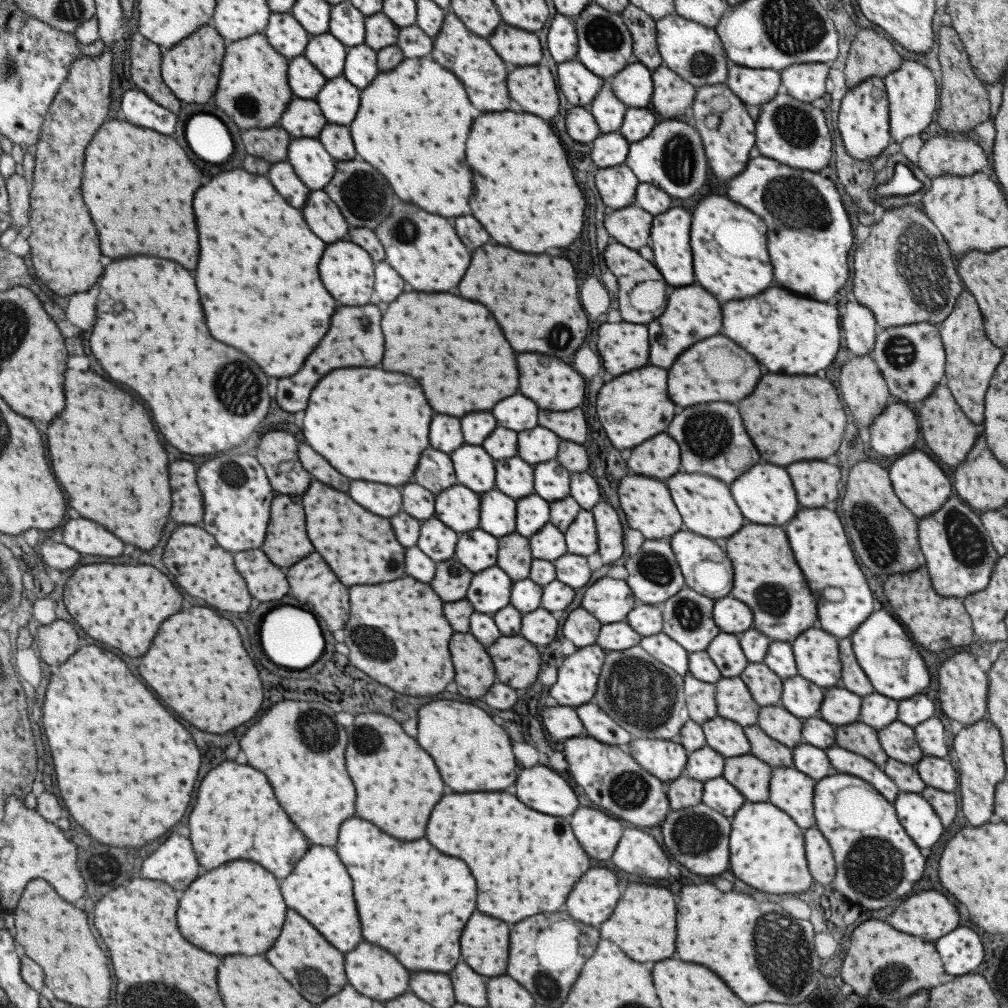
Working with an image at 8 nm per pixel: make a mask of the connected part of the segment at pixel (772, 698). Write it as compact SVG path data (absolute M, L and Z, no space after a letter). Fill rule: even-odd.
M748 662L739 677L751 693L752 699L760 707L778 704L782 679L771 672L765 664Z

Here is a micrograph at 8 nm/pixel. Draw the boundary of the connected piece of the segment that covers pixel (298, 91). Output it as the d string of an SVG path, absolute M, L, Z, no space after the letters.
M299 55L289 62L287 80L297 98L315 98L326 78L303 55Z

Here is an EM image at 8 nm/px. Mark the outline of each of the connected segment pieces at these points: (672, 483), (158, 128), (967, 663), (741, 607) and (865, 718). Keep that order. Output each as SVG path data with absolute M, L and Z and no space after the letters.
M677 472L667 480L667 488L669 488L673 504L677 506L681 520L689 532L695 532L695 534L707 536L707 538L727 538L743 526L743 516L737 510L733 498L729 494L729 488L723 482L719 482L711 476L707 478L705 474Z
M127 90L121 98L121 112L123 120L141 128L151 128L159 134L173 134L175 130L175 116L155 104L149 96L141 90Z
M961 651L948 657L939 668L937 684L939 684L937 692L939 692L939 702L941 702L939 708L947 718L959 722L962 726L969 726L985 714L988 678L986 672L977 667L971 653Z
M725 595L714 600L712 619L720 632L737 635L752 626L752 612L739 600Z
M869 694L861 698L861 712L859 720L875 730L887 726L895 720L897 714L898 700L885 698L881 694Z

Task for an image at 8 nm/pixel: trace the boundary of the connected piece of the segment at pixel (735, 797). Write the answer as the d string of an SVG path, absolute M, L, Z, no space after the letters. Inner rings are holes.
M722 776L702 783L700 802L716 810L728 819L744 803L741 793Z

